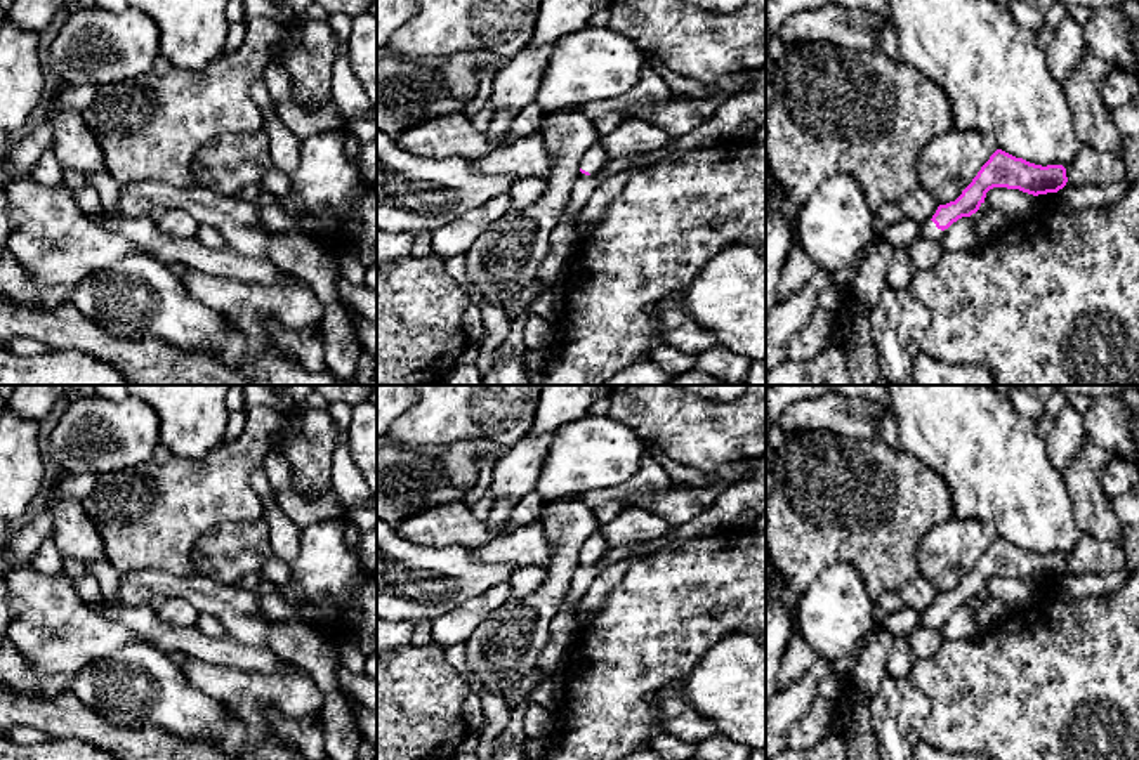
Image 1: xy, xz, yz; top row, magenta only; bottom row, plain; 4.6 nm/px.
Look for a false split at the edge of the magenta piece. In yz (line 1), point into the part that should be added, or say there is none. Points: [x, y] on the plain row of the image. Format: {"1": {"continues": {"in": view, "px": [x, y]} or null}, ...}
{"1": {"continues": {"in": "yz", "px": [929, 620]}}}

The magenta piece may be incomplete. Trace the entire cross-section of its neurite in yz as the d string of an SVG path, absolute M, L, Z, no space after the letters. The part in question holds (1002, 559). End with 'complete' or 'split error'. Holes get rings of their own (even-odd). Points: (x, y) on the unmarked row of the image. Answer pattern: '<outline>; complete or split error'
M997 538L962 583L955 590L939 593L936 602L924 611L918 628L939 628L953 611L976 602L993 576L1019 578L1038 585L1057 581L1066 571L1063 554L1042 555Z; split error

